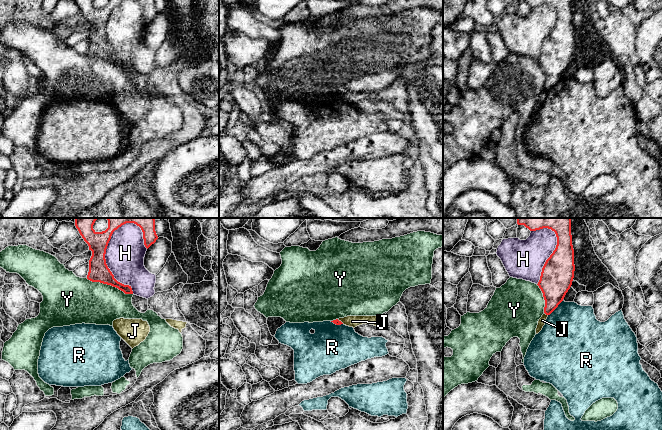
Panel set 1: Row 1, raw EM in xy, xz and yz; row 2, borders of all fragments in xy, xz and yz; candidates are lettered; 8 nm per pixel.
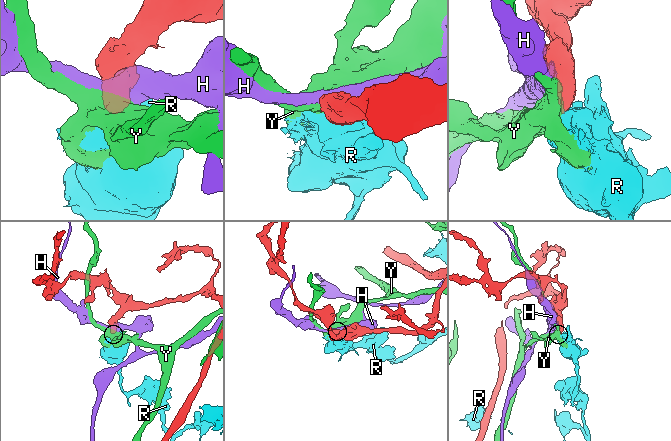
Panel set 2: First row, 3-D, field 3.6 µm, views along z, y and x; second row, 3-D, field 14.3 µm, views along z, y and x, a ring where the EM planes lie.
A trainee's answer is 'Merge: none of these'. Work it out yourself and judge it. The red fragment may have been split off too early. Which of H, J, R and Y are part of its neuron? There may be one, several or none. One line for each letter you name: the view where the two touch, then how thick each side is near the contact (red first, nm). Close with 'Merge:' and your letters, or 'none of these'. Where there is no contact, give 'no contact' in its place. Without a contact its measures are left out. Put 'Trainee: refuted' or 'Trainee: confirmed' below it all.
Merge: none of these
Trainee: confirmed

